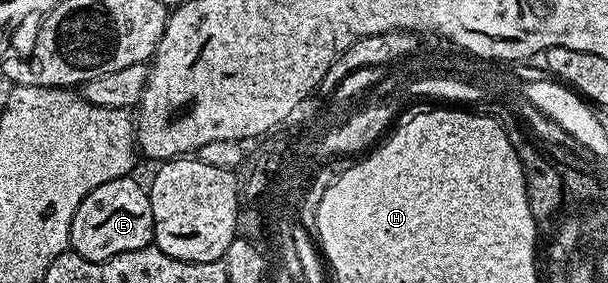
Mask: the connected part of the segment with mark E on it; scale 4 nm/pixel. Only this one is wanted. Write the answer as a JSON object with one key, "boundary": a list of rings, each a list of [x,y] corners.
{"boundary":[[[134,177],[113,179],[88,193],[72,217],[70,247],[88,261],[104,261],[120,253],[151,246],[154,241],[154,222],[150,192]]]}

